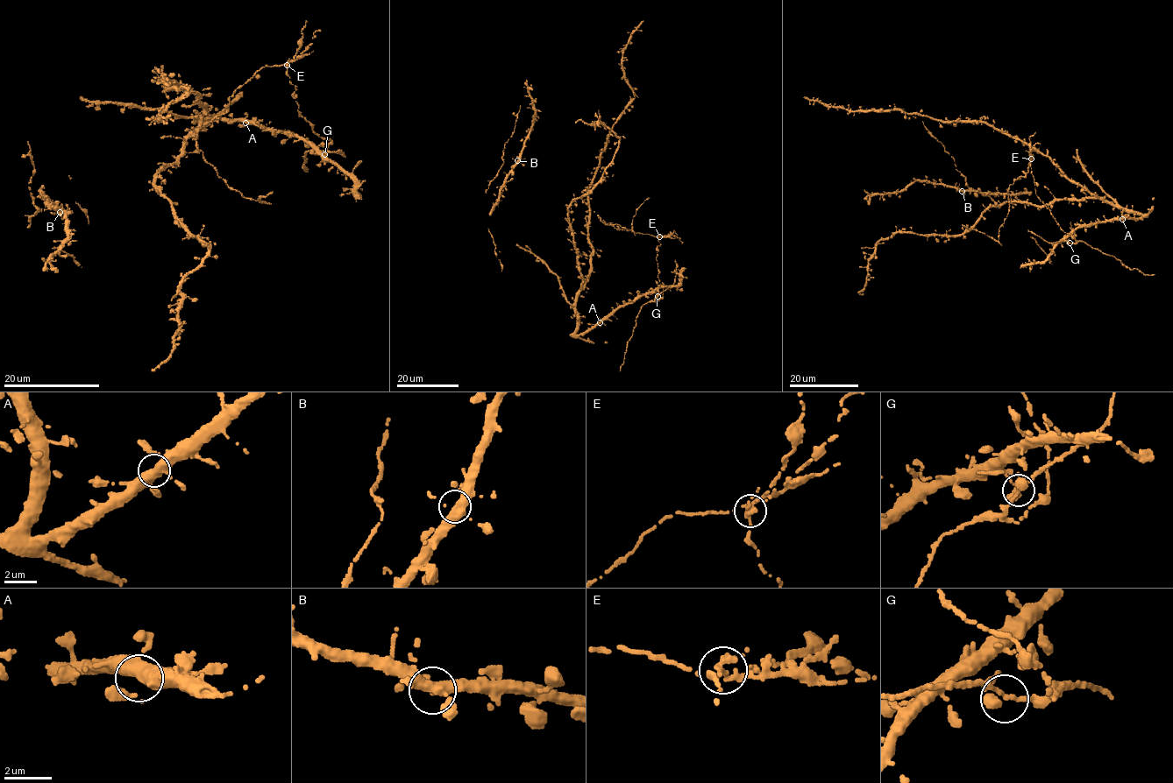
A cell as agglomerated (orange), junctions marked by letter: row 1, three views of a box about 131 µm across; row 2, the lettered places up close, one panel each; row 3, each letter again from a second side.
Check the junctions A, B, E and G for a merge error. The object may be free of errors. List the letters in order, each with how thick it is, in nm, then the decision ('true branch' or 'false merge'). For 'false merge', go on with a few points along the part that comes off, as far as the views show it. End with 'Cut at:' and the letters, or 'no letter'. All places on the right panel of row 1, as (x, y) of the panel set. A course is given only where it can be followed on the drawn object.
A: 400 nm | true branch
B: 360 nm | true branch
E: 240 nm | false merge | (1031, 159), (1026, 176), (1010, 185), (1009, 208), (999, 227), (998, 241), (962, 224)
G: 280 nm | true branch
Cut at: E

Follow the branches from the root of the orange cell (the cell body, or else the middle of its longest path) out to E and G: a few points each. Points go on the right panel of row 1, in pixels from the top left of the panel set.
E: (1123, 217), (1077, 229), (1064, 239), (1068, 243), (1077, 243), (1062, 229), (1035, 193), (1031, 159)
G: (1123, 217), (1077, 229), (1064, 239), (1069, 243)

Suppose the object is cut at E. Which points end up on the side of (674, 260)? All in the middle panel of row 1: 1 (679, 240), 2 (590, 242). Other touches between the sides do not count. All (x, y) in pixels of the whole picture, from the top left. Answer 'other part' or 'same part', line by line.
1: other part
2: same part

